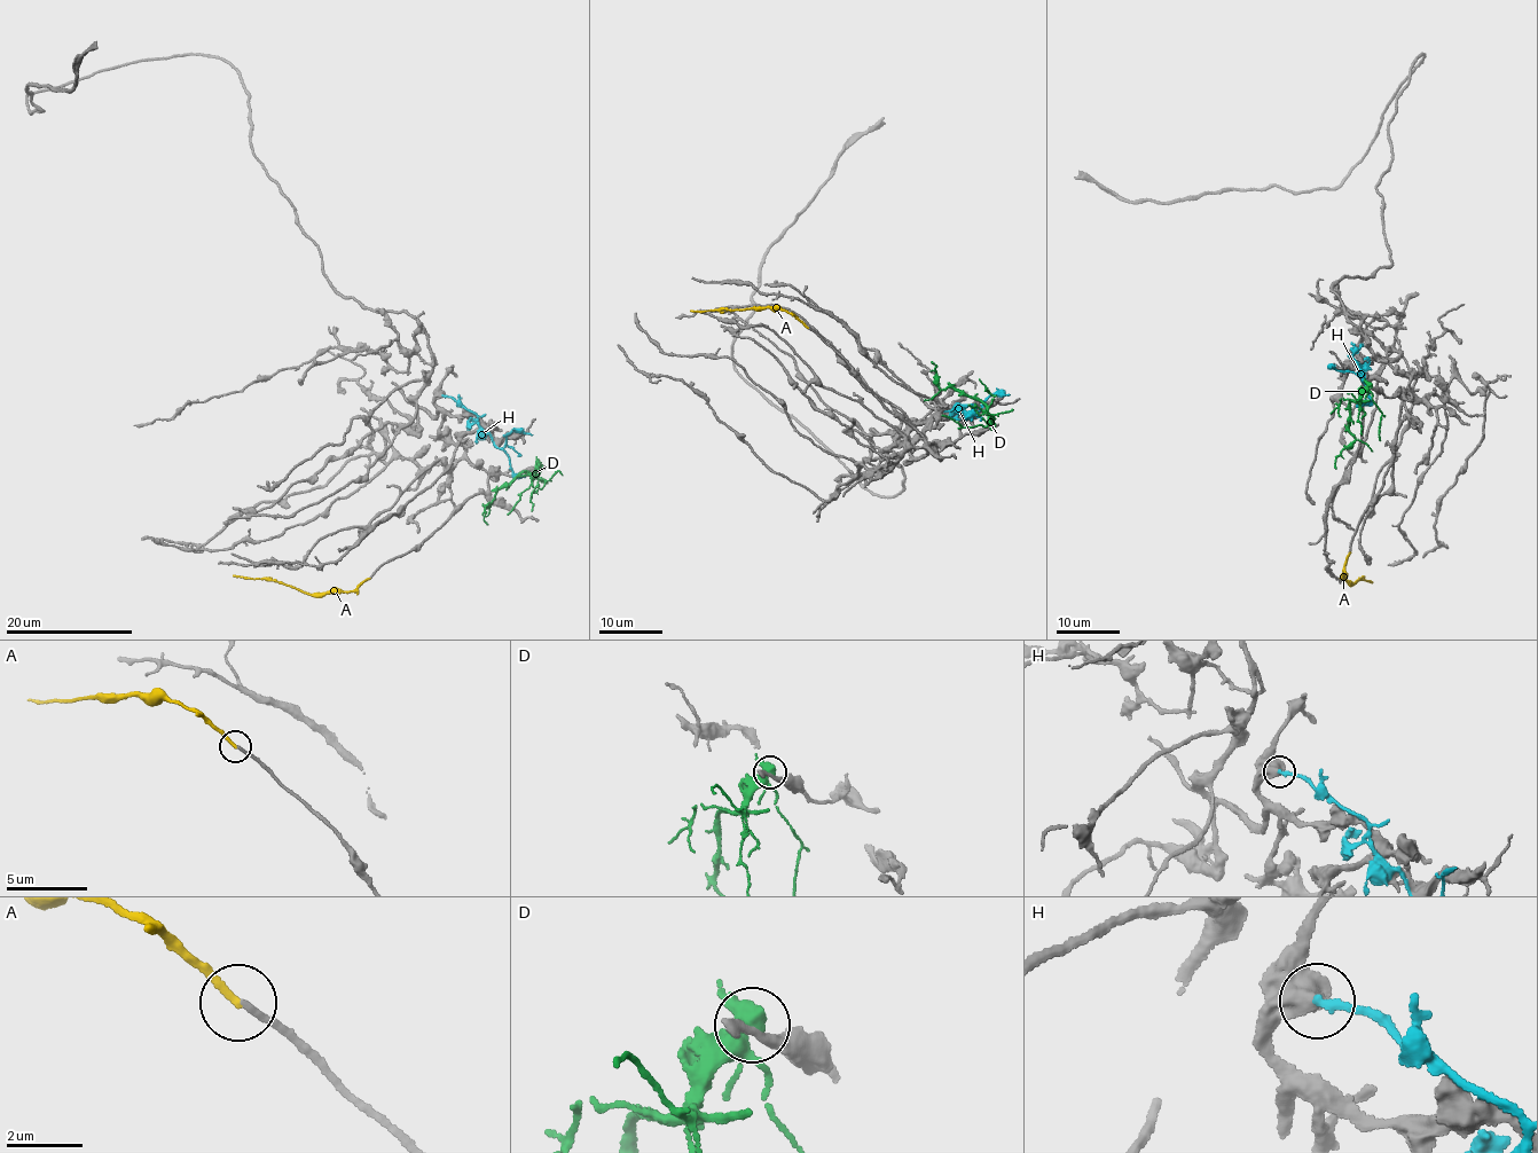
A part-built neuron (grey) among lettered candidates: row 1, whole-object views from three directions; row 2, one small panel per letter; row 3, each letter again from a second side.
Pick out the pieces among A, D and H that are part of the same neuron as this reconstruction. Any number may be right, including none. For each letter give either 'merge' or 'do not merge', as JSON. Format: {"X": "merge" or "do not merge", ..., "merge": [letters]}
{"A": "merge", "D": "do not merge", "H": "do not merge", "merge": ["A"]}

